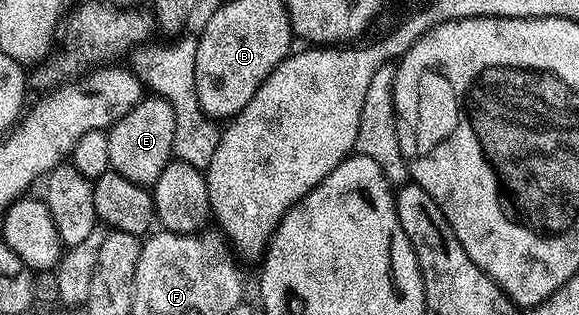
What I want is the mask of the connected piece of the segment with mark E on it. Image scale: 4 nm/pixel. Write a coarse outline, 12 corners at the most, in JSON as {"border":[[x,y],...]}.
{"border":[[144,96],[106,130],[109,165],[153,187],[173,159],[173,107]]}

